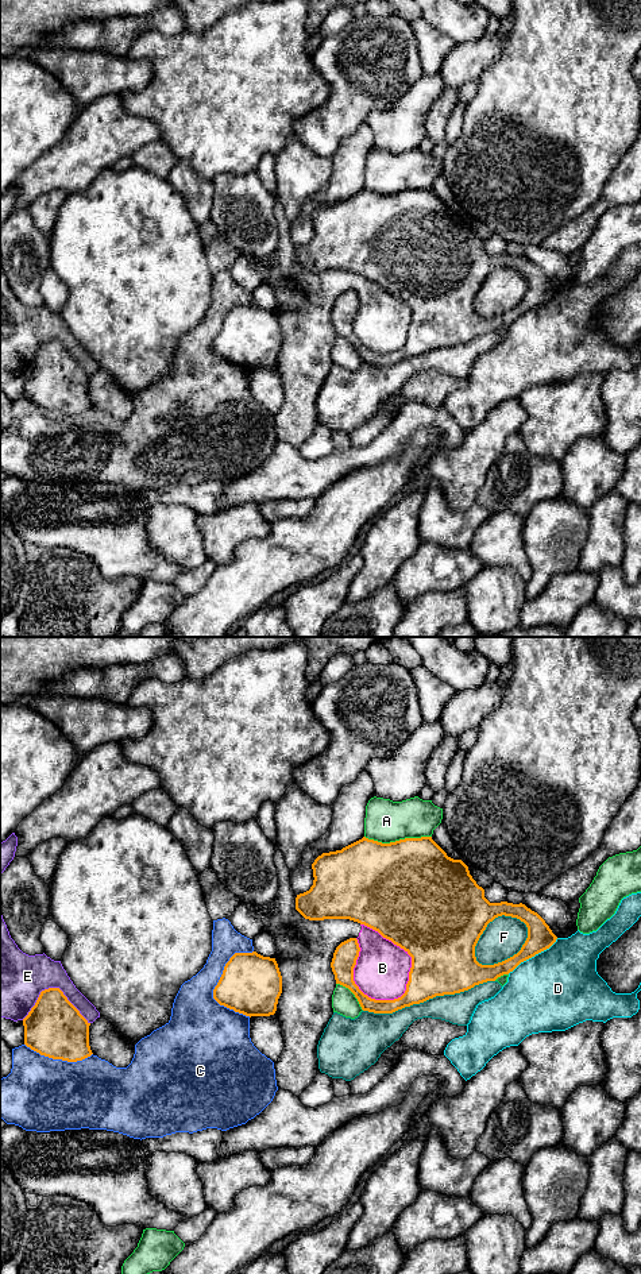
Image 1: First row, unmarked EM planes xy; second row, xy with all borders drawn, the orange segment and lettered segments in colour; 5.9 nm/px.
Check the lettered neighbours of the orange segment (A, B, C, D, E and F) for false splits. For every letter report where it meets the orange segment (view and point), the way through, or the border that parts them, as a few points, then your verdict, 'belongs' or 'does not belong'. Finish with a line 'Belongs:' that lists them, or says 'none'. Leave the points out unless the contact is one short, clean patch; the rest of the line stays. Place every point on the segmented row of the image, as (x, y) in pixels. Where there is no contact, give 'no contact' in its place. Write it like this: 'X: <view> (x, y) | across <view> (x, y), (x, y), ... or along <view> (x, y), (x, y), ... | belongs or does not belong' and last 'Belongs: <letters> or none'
A: xy (398, 841) | does not belong
B: xy (408, 953) | does not belong
C: xy (217, 983) | does not belong
D: xy (532, 956) | does not belong
E: xy (54, 988) | does not belong
F: xy (510, 957) | does not belong
Belongs: none

